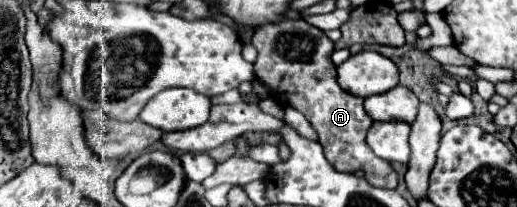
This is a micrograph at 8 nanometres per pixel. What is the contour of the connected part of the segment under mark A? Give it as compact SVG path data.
M283 20L269 24L253 34L253 46L257 48L255 74L261 82L271 86L273 98L283 106L293 106L303 112L309 124L319 136L319 144L325 150L325 158L339 172L363 170L365 180L379 188L397 188L397 172L391 164L373 154L365 136L373 120L363 110L363 100L341 90L337 84L337 70L331 62L333 42L323 30L301 20Z

